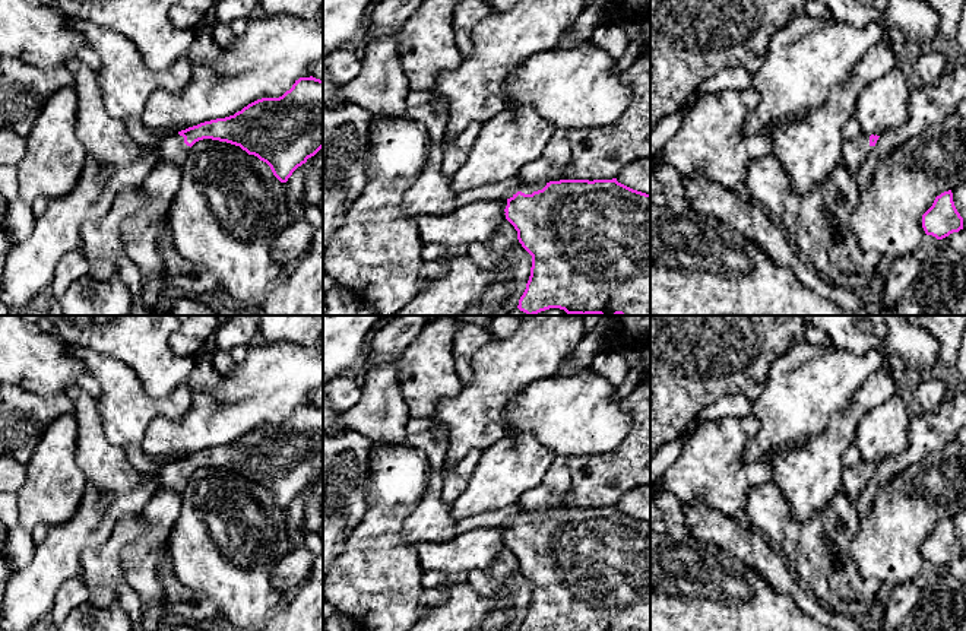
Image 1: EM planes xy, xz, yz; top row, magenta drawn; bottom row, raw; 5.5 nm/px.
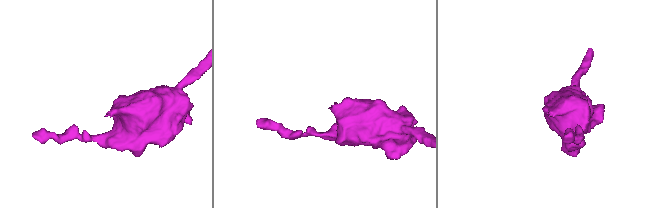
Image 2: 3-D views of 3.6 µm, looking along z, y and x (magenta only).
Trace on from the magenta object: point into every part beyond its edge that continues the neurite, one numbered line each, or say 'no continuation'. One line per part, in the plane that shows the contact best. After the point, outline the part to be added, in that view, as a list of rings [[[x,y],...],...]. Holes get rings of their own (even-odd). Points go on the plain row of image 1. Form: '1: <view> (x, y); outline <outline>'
1: xz (528, 517); outline [[[525,513],[525,514],[522,514],[522,516],[516,517],[516,519],[513,519],[513,520],[510,520],[510,521],[507,521],[507,523],[498,526],[498,529],[501,530],[503,536],[506,536],[507,527],[509,527],[510,524],[513,524],[517,519],[522,519],[522,520],[525,520],[525,521],[532,521],[532,520],[533,520],[533,516],[529,514],[529,513]]]

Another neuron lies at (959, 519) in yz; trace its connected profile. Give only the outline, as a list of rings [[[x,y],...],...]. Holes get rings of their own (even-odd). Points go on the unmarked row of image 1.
[[[962,508],[959,513],[956,513],[951,520],[957,539],[963,548],[966,548],[966,508]]]

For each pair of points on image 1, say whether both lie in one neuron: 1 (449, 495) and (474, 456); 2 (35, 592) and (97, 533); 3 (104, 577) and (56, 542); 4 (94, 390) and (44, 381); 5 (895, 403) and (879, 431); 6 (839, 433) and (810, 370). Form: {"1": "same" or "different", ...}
{"1": "same", "2": "same", "3": "different", "4": "different", "5": "same", "6": "different"}

